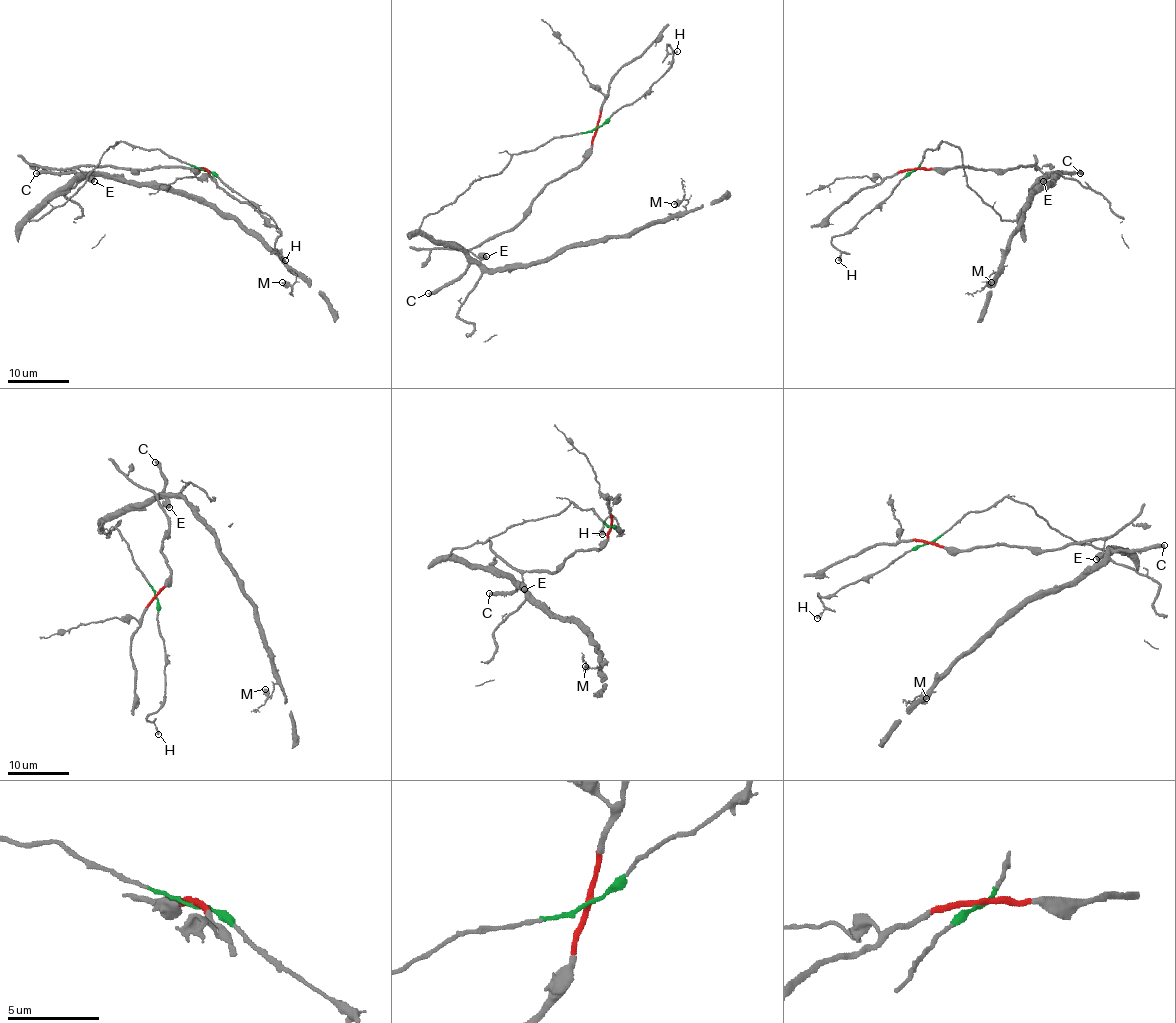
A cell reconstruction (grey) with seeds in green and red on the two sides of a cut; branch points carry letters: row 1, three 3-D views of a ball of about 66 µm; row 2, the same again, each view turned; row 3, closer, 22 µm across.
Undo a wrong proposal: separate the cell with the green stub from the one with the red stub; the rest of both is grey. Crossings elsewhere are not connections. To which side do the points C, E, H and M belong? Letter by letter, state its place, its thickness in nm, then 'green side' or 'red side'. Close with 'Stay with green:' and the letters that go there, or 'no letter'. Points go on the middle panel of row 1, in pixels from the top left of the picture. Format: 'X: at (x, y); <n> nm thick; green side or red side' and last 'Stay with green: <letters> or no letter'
C: at (428, 293); 420 nm thick; green side
E: at (486, 256); 650 nm thick; red side
H: at (677, 51); 160 nm thick; green side
M: at (674, 204); 440 nm thick; green side
Stay with green: C, H, M

